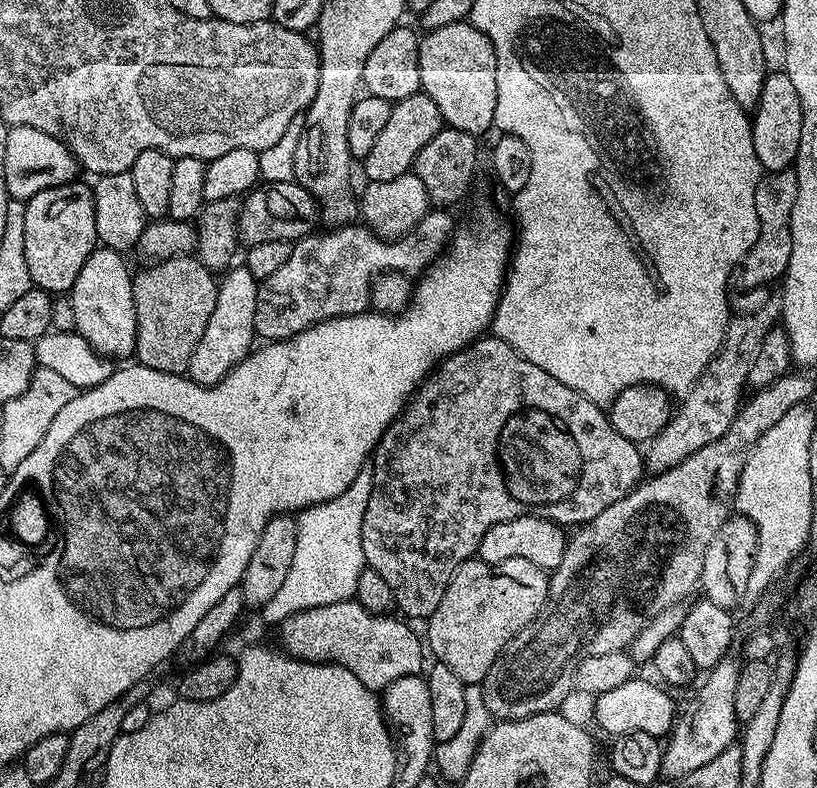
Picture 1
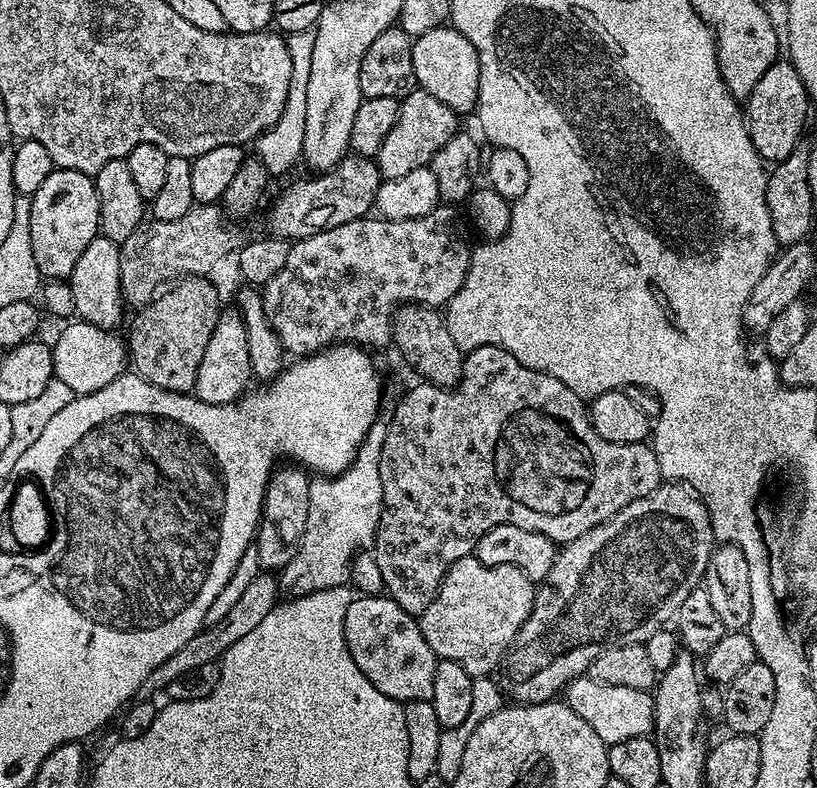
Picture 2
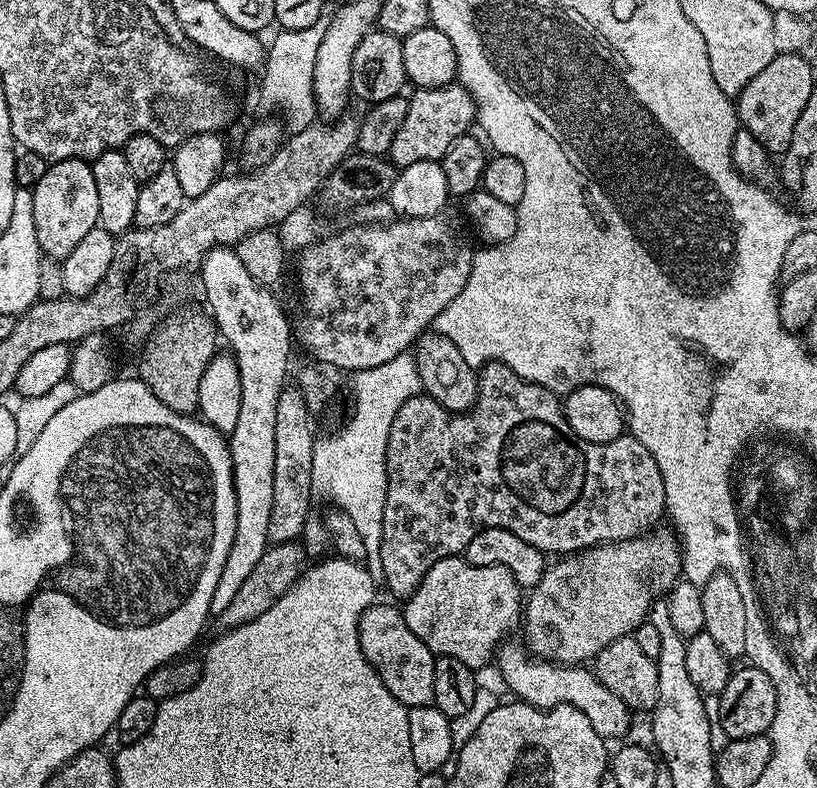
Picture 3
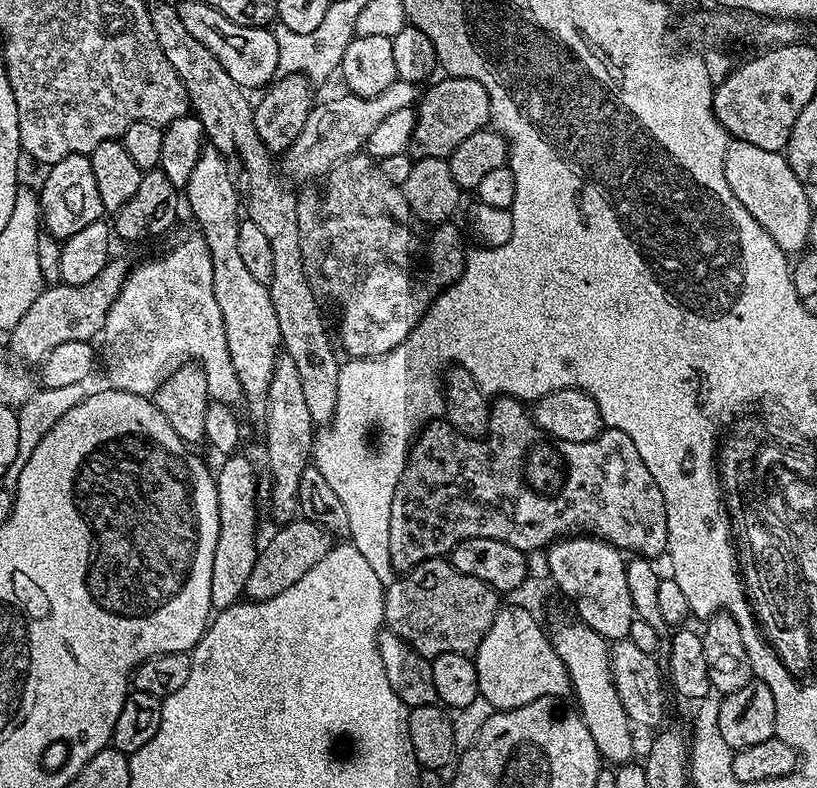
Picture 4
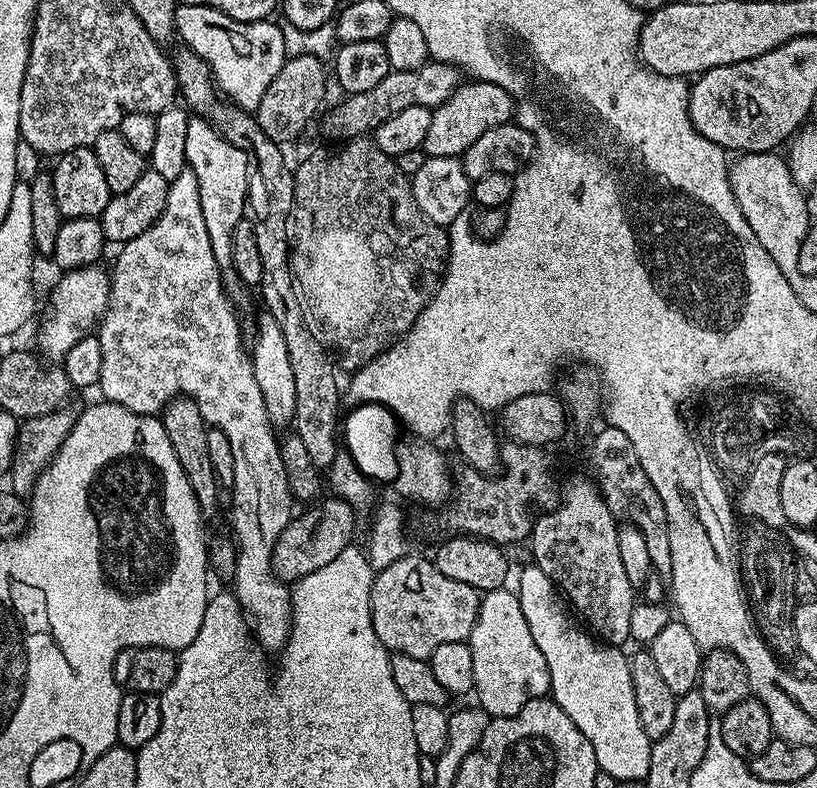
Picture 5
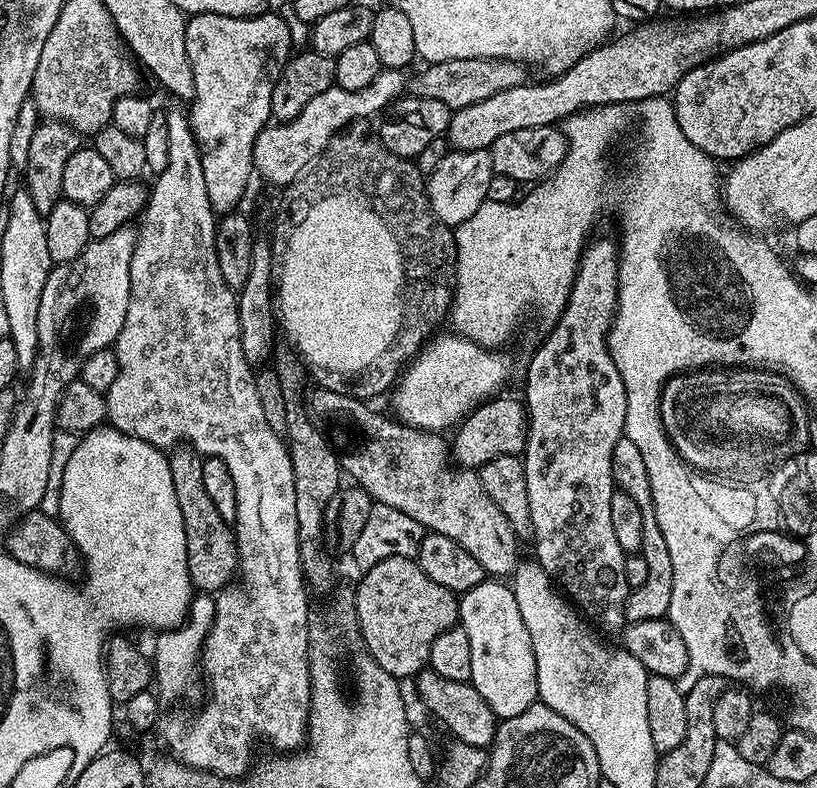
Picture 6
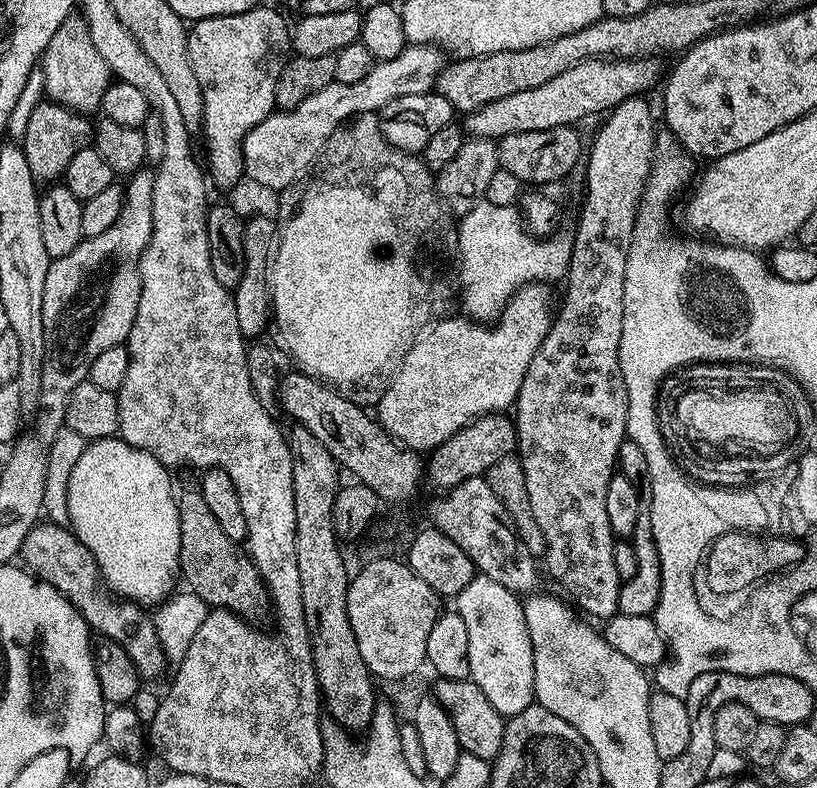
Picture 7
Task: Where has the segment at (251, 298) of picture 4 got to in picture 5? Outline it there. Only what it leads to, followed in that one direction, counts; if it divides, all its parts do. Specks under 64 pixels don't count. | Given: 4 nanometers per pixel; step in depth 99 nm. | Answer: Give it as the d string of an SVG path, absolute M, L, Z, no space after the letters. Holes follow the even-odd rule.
M193 115L186 126L186 166L194 174L194 178L198 180L198 202L202 202L202 218L206 218L206 234L210 234L210 250L214 250L214 262L218 262L218 266L220 267L220 278L224 281L224 290L233 301L239 302L243 298L246 288L245 285L240 283L236 271L232 269L234 266L234 229L238 226L240 220L245 219L246 209L248 207L248 155L242 150L238 150L238 146L226 142L223 134L213 124L208 123L204 117Z

